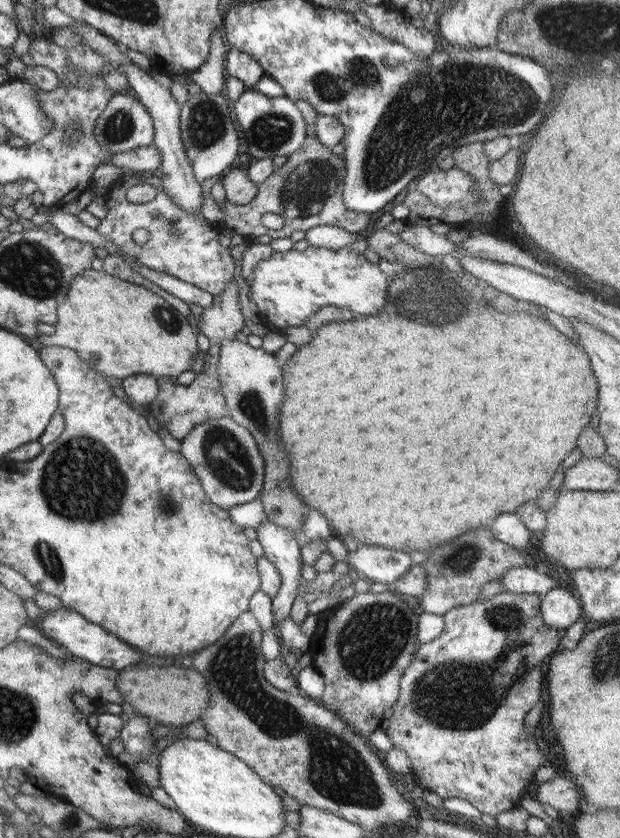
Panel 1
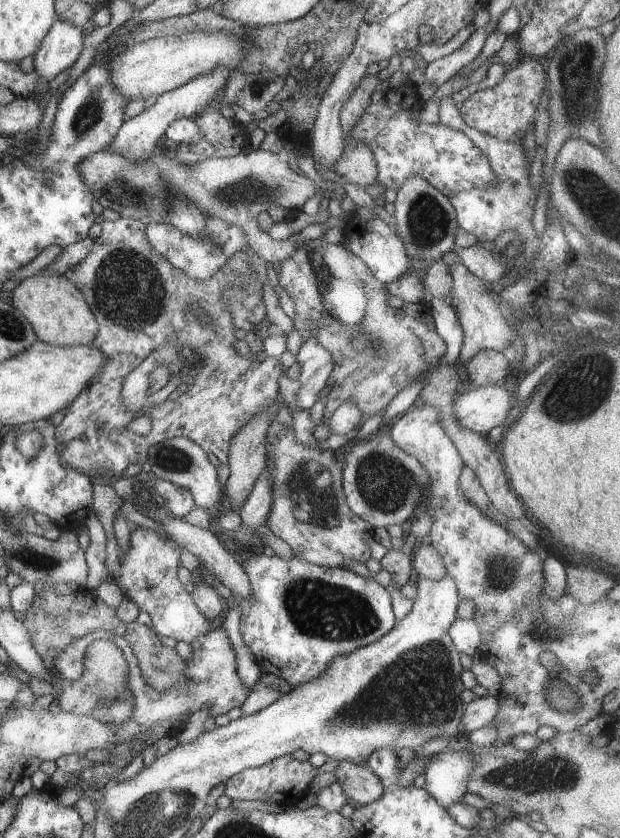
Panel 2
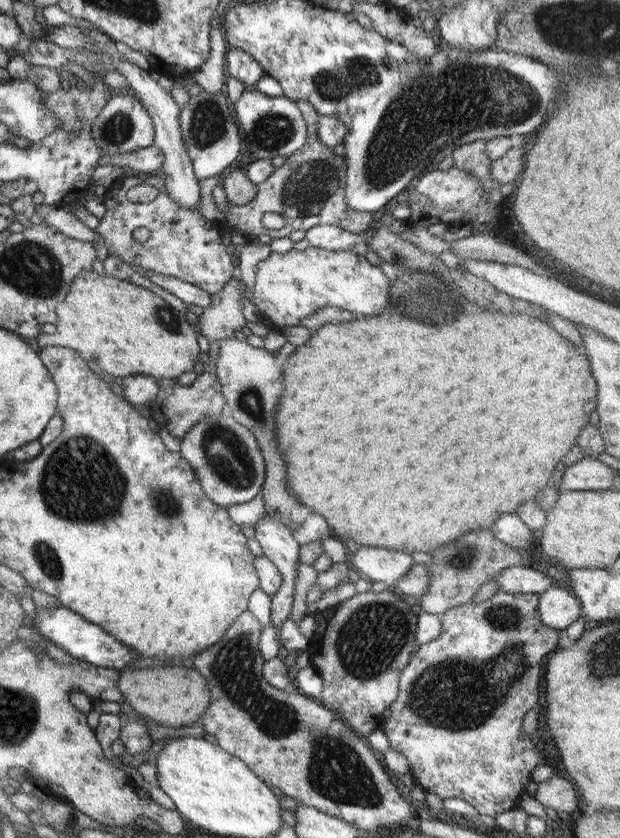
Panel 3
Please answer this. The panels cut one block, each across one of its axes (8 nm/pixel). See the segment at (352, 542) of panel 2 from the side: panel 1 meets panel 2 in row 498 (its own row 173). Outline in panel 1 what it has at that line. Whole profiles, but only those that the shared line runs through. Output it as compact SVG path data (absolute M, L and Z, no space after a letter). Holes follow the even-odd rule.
M296 100L295 103L302 111L304 120L306 122L306 140L296 152L290 154L282 167L278 167L264 182L259 184L259 191L256 196L248 204L232 204L226 201L221 204L224 209L221 209L224 215L224 221L219 226L222 229L228 230L232 234L241 234L248 242L252 238L258 238L261 234L268 234L273 239L276 238L290 238L290 234L294 230L310 230L314 226L339 226L348 232L359 233L364 230L370 222L370 213L354 212L350 210L343 201L344 179L346 176L345 162L342 156L332 153L331 147L324 146L314 134L314 123L316 123L319 113L308 102L304 100ZM264 214L279 214L284 220L284 226L277 229L269 229L262 225L260 218Z

